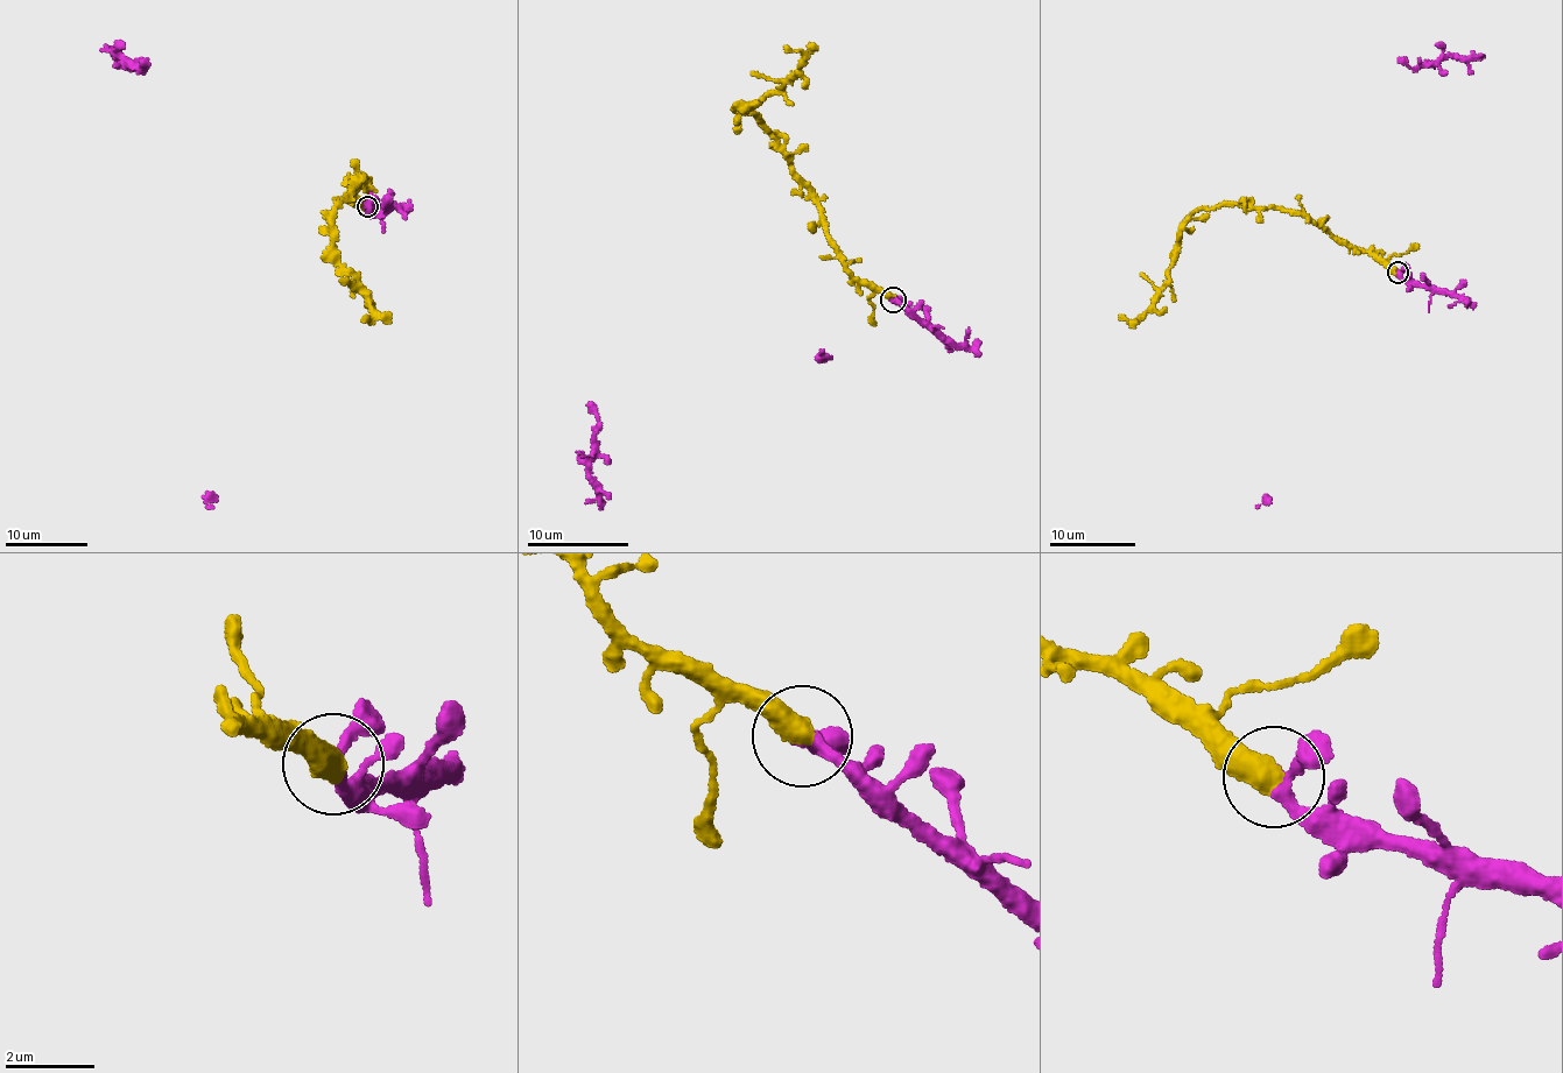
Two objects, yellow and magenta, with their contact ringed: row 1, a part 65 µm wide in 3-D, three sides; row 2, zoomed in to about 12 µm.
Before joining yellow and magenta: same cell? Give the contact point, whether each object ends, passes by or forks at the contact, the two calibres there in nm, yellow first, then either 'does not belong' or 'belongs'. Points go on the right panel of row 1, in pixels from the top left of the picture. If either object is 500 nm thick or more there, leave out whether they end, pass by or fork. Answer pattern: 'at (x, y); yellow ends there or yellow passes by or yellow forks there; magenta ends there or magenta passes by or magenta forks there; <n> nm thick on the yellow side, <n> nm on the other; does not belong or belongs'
at (1398, 273); 550 nm thick on the yellow side, 240 nm on the other; belongs

